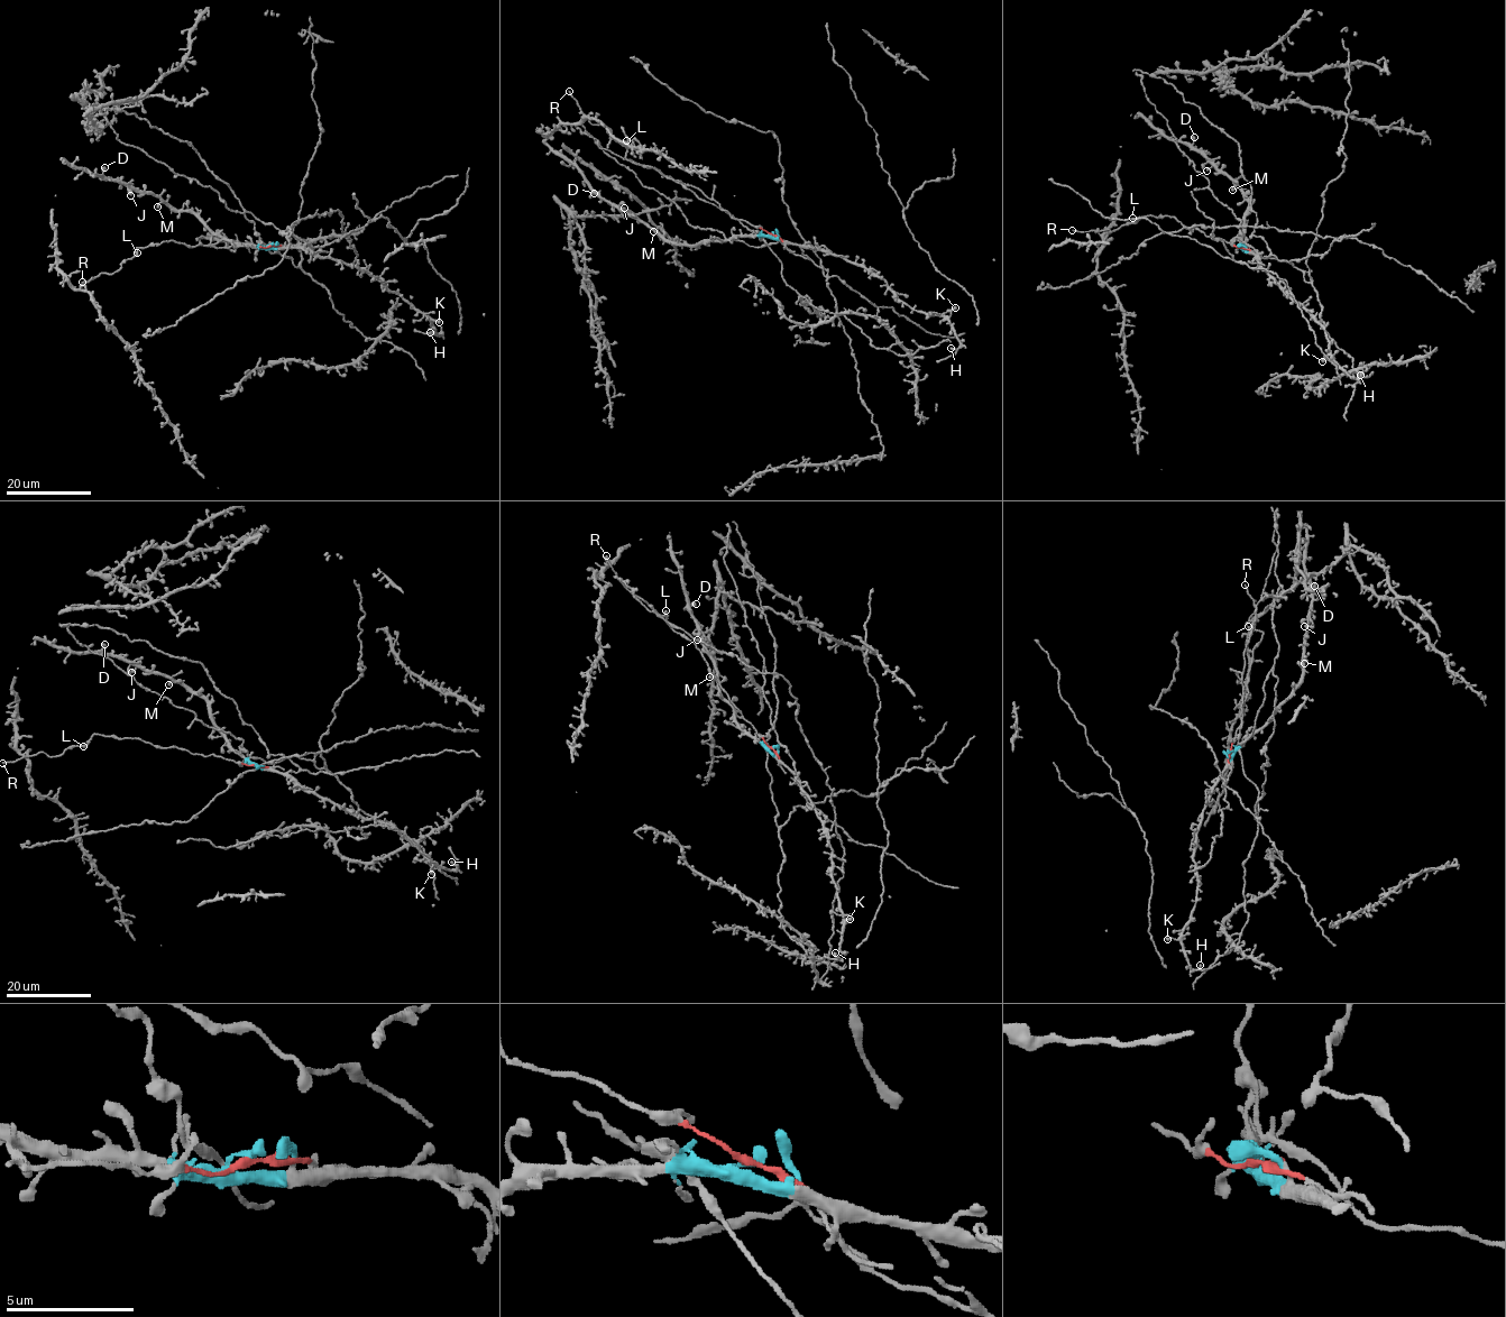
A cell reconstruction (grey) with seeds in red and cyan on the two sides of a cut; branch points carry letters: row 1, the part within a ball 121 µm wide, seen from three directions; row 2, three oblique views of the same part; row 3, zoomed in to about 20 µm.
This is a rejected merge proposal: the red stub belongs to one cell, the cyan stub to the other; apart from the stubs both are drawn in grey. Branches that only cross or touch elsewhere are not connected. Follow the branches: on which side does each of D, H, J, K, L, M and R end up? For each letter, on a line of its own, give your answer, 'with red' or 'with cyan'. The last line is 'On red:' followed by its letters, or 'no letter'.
D: with cyan
H: with cyan
J: with cyan
K: with cyan
L: with red
M: with cyan
R: with red
On red: L, R

